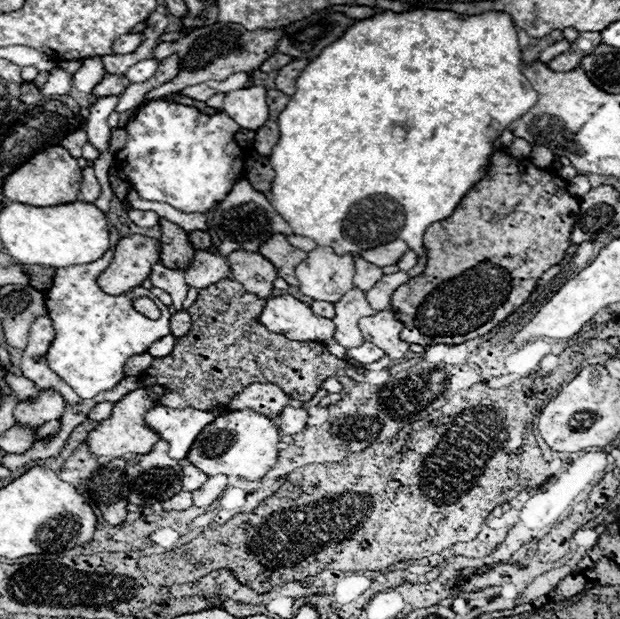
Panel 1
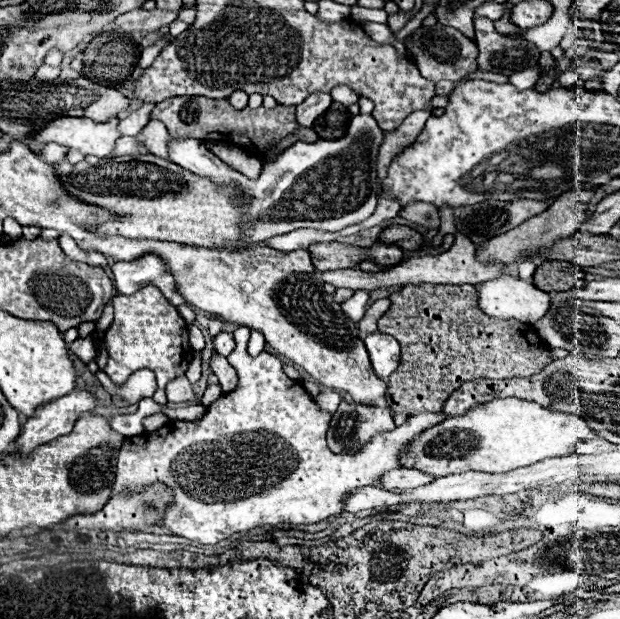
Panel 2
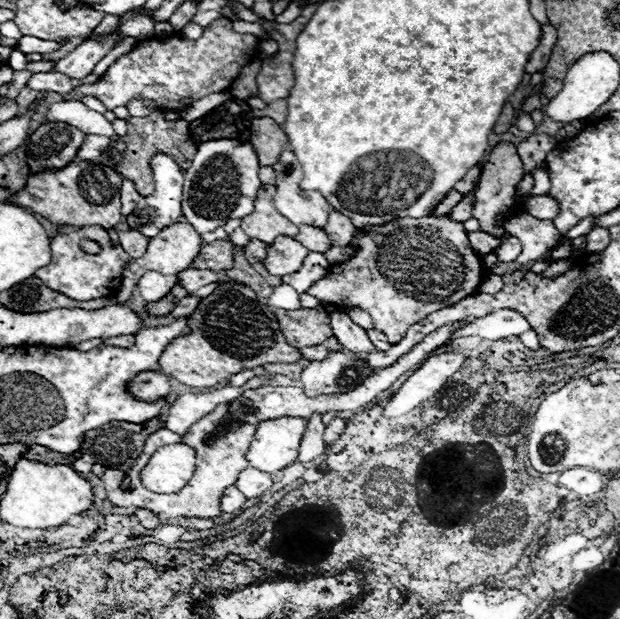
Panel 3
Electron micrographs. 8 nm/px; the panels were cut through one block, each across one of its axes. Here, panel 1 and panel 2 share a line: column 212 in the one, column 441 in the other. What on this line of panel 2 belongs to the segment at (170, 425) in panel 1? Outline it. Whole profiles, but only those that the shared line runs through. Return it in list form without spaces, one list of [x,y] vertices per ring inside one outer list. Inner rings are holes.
[[[238,326],[234,330],[234,338],[236,348],[228,360],[238,372],[238,386],[212,402],[200,420],[170,420],[156,432],[144,432],[142,436],[126,438],[118,454],[116,484],[110,496],[142,492],[146,486],[156,482],[166,484],[174,500],[170,506],[166,506],[164,518],[156,526],[166,528],[172,536],[182,536],[200,544],[218,544],[236,532],[252,530],[256,526],[276,526],[280,522],[316,524],[336,516],[342,512],[342,496],[346,496],[348,490],[358,486],[374,486],[382,472],[400,468],[398,454],[408,450],[410,440],[418,436],[418,432],[446,418],[444,414],[430,412],[414,414],[408,416],[402,426],[376,434],[356,454],[334,454],[326,444],[326,430],[329,429],[331,415],[320,408],[298,382],[284,374],[282,362],[276,356],[262,352],[260,356],[252,358],[248,354],[250,328]],[[224,436],[234,436],[234,446],[208,446],[210,442],[222,440]]]

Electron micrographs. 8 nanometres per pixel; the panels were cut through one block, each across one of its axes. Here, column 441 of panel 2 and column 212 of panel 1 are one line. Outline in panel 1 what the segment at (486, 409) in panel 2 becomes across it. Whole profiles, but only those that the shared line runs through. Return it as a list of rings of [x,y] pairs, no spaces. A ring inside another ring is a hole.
[[[236,410],[226,416],[218,416],[212,424],[208,424],[208,428],[204,428],[204,432],[200,432],[188,460],[208,476],[226,474],[256,482],[276,466],[278,442],[280,430],[270,418],[252,410]]]

